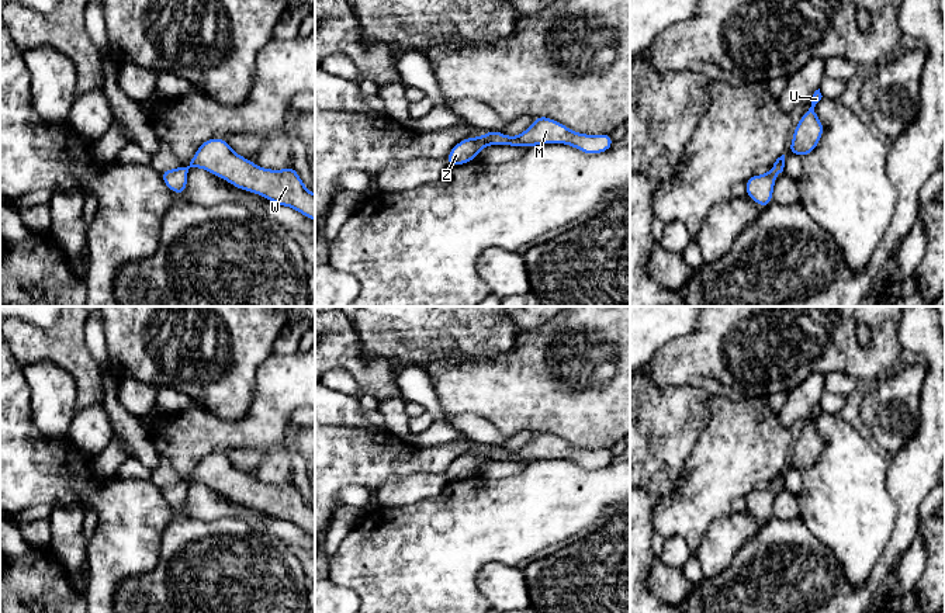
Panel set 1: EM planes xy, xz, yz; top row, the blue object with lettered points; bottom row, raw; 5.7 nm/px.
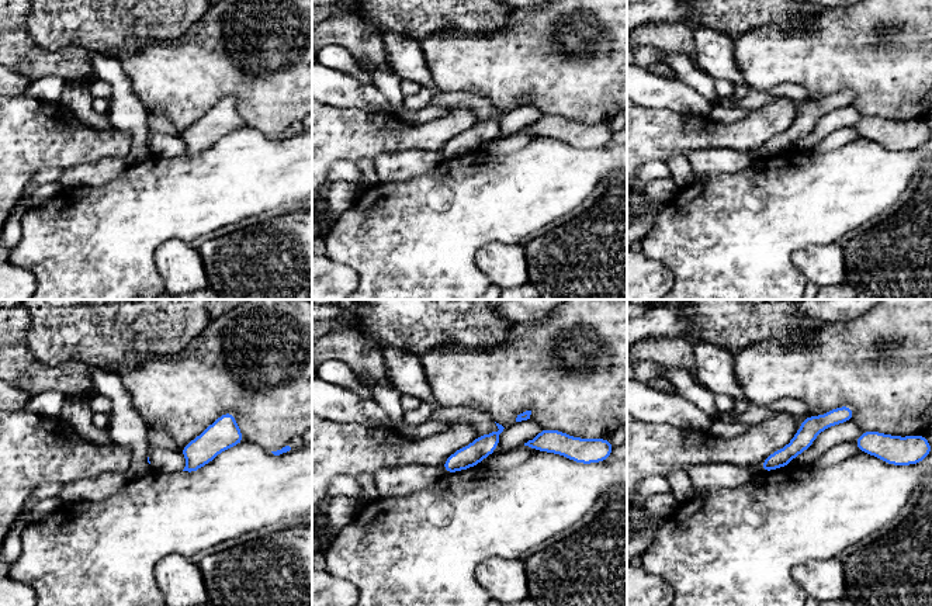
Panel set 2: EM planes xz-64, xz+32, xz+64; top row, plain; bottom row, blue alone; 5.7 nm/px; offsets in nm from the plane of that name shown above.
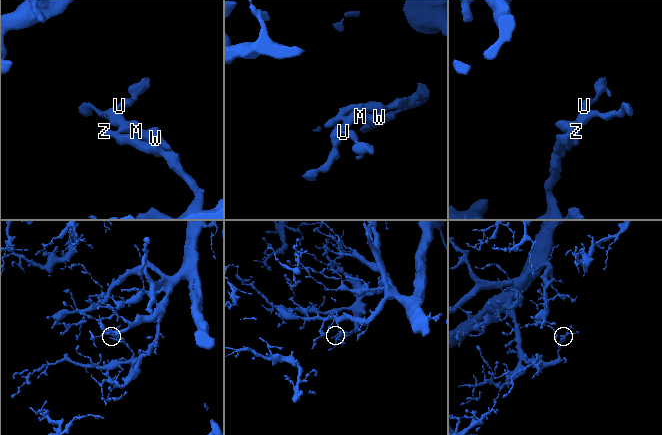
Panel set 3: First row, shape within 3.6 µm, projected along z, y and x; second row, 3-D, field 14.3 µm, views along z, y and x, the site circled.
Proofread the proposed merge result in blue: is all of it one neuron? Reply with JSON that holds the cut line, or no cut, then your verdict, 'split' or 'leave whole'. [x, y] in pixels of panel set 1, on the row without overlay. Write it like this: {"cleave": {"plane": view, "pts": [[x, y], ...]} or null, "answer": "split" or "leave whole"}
{"cleave": null, "answer": "leave whole"}

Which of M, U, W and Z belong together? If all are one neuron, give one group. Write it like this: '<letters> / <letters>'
M U W Z

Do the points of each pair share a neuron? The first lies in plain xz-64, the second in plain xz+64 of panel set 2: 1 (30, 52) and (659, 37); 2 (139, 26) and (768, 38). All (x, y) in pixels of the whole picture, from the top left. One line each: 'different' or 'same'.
1: same
2: different

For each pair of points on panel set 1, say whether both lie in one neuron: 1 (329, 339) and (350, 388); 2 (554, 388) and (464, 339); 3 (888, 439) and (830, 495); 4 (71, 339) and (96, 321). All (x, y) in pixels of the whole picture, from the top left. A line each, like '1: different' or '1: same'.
1: different
2: different
3: different
4: different

